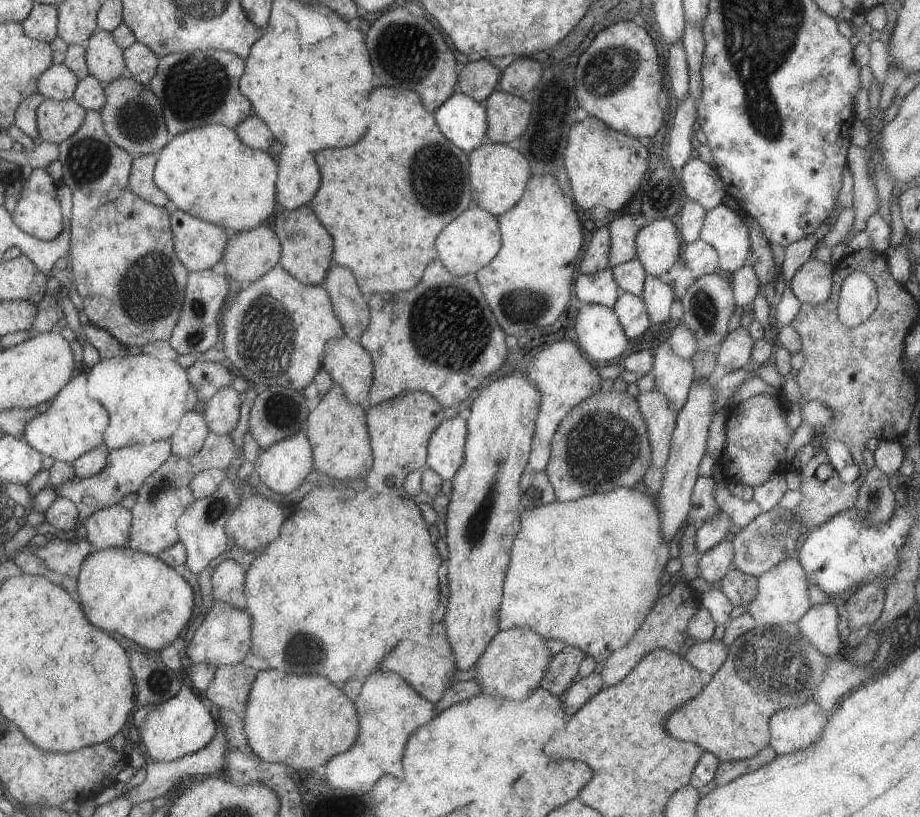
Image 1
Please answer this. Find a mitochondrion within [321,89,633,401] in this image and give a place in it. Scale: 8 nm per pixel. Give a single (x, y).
(448, 326)

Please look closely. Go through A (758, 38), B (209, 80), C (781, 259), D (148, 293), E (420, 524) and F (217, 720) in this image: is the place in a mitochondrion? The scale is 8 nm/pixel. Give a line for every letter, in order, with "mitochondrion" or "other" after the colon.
A: mitochondrion
B: mitochondrion
C: other
D: mitochondrion
E: other
F: other

